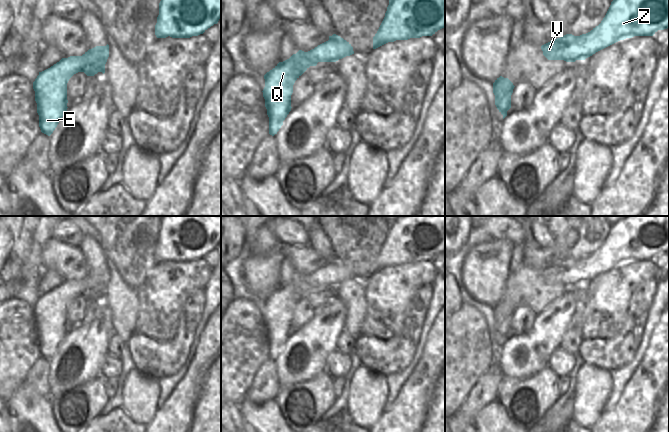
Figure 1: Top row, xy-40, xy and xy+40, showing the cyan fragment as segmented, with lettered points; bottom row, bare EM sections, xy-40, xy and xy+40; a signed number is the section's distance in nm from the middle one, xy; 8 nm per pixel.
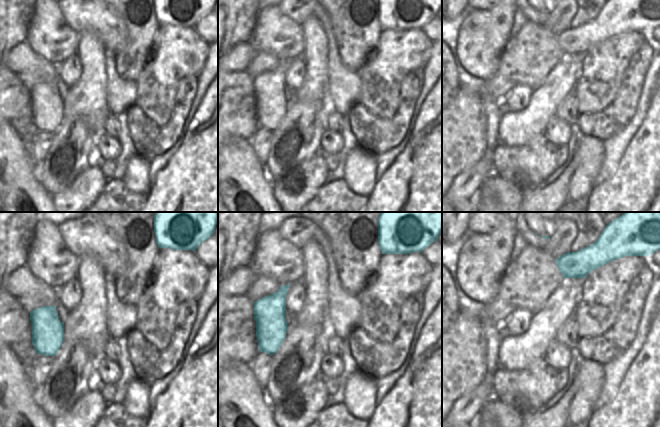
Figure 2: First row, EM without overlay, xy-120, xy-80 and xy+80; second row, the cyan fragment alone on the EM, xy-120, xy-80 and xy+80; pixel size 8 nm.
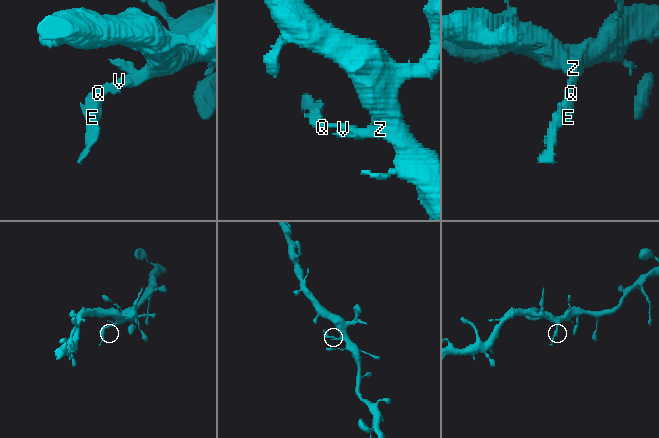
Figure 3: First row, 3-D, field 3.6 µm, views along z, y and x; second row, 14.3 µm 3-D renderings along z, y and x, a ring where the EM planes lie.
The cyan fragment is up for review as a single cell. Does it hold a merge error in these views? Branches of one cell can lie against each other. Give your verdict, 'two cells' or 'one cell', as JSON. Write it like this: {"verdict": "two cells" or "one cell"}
{"verdict": "two cells"}

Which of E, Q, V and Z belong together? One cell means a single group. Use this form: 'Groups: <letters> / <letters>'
Groups: E Q V / Z

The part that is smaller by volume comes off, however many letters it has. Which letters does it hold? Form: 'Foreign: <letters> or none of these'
Foreign: E, Q, V

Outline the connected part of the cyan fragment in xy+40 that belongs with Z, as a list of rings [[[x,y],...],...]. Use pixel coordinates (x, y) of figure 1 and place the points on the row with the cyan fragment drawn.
[[[613,0],[601,21],[590,32],[580,36],[566,34],[556,40],[563,49],[563,60],[585,60],[596,52],[626,38],[653,36],[658,30],[669,27],[669,0]]]

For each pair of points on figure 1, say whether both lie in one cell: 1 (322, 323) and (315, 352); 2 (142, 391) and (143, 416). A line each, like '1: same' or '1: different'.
1: same
2: same

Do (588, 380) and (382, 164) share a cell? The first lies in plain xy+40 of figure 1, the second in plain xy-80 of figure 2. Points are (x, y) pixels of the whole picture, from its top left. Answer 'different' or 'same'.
different

